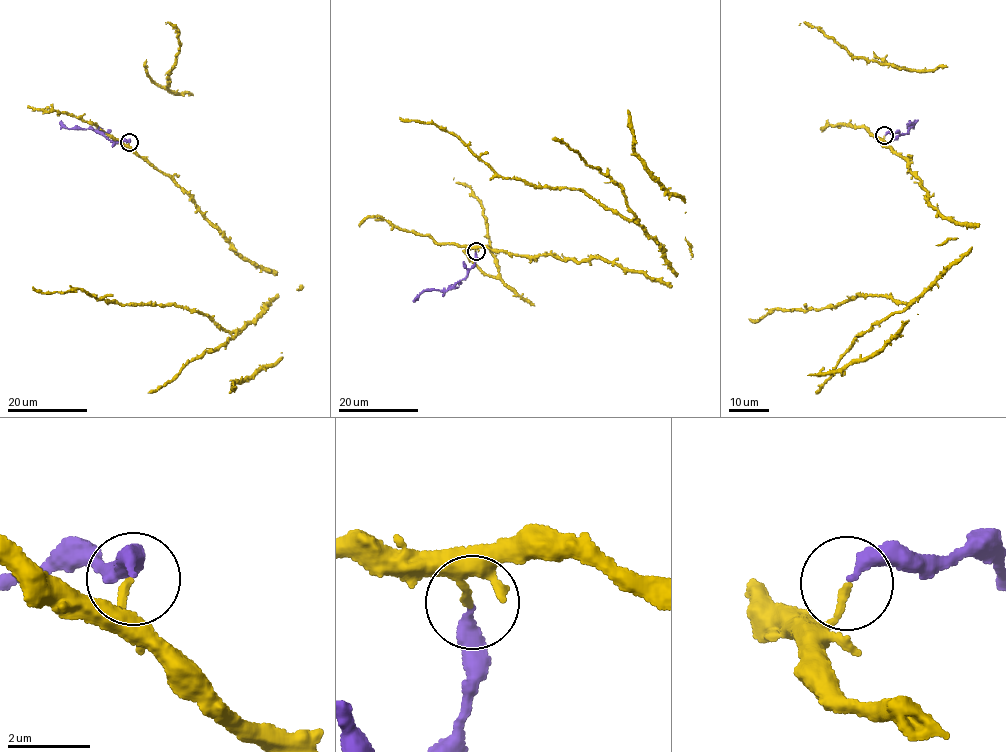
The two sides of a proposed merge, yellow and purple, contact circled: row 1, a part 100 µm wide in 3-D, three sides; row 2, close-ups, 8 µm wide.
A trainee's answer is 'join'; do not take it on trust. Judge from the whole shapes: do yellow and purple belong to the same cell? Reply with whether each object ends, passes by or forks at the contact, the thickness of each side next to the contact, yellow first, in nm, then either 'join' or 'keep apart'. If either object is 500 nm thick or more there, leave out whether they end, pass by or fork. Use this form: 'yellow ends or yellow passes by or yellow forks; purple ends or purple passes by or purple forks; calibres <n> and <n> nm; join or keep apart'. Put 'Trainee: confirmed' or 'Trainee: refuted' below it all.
yellow ends; purple ends; calibres 170 and 320 nm; keep apart
Trainee: refuted

